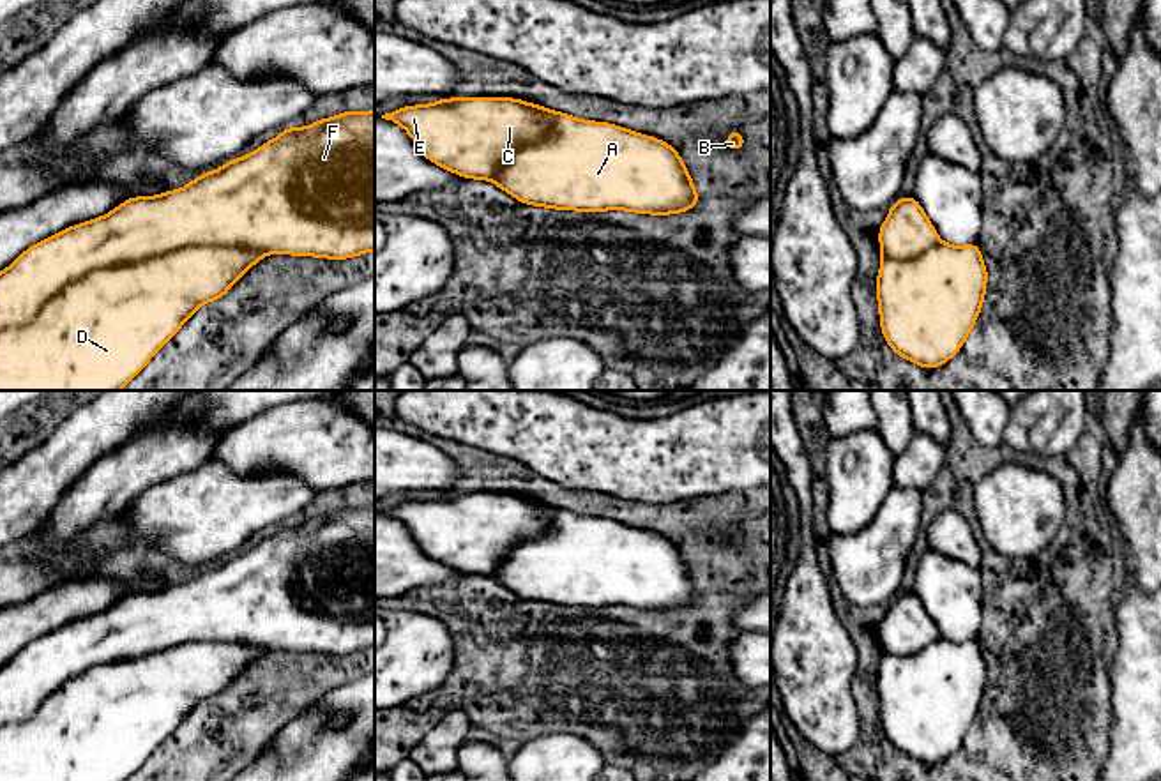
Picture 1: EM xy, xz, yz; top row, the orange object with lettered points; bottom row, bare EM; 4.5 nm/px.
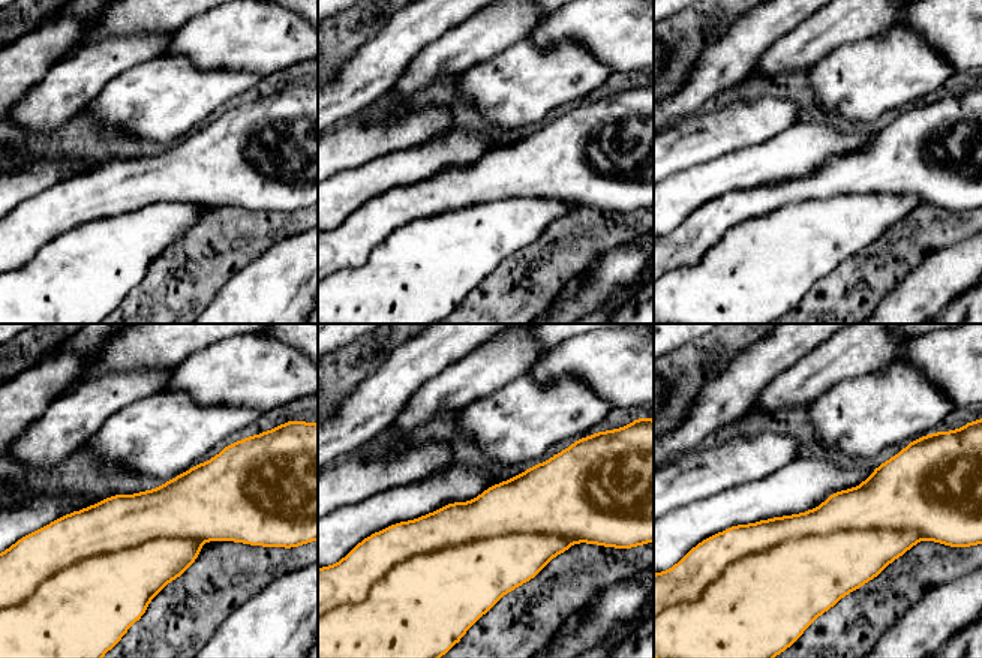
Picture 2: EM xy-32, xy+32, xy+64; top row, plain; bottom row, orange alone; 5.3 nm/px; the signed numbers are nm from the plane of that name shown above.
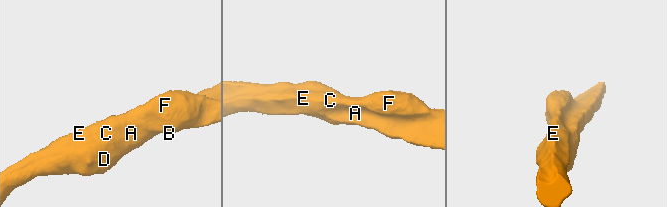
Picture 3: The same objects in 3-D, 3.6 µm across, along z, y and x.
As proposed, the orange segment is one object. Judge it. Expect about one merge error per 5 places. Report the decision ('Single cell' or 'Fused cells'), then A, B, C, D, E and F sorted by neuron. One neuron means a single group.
Fused cells. Groups: A D / B C E F

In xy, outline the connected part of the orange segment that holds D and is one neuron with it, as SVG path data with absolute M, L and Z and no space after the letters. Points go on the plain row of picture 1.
M187 641L83 671L30 719L0 726L0 781L127 781L200 701L223 694L263 652L239 641Z

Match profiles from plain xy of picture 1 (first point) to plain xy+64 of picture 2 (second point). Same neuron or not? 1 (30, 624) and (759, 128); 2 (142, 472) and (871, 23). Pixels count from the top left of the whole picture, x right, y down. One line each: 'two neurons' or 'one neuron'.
1: two neurons
2: one neuron

